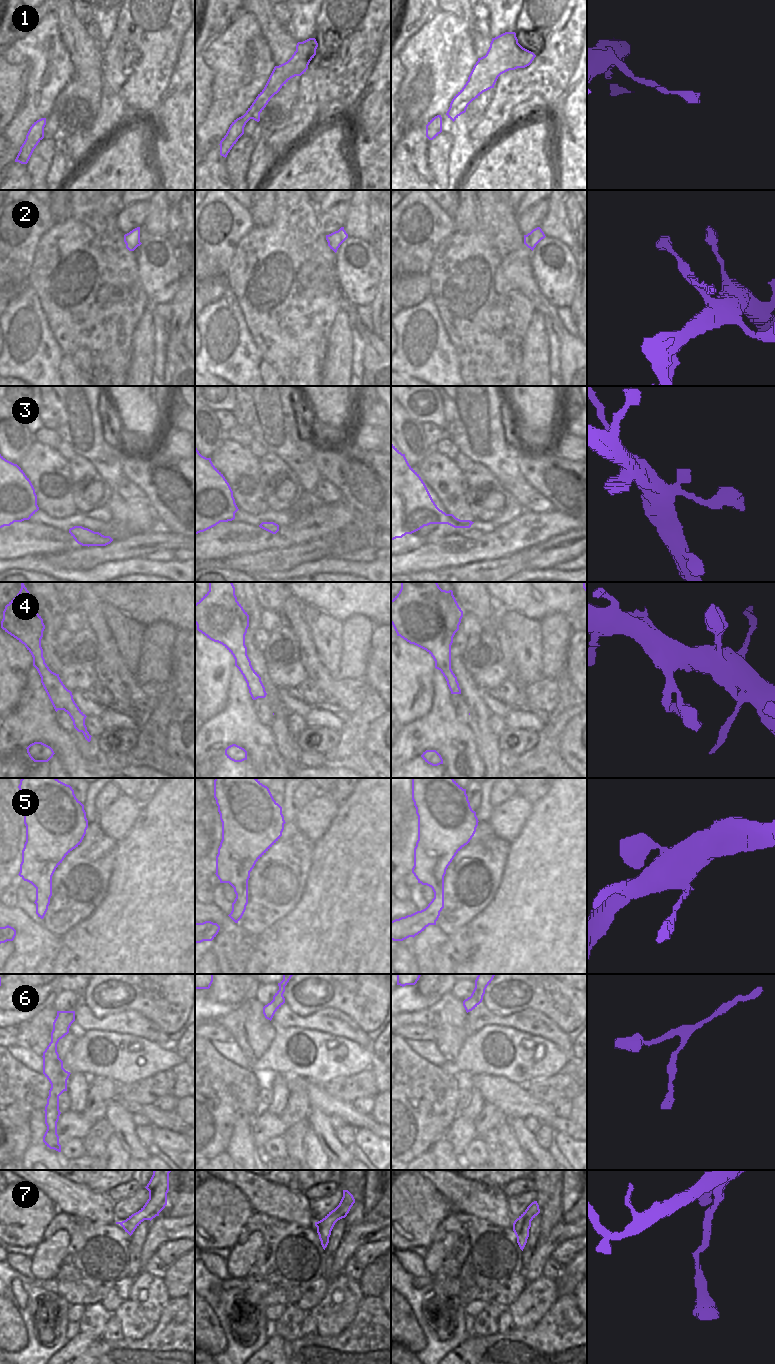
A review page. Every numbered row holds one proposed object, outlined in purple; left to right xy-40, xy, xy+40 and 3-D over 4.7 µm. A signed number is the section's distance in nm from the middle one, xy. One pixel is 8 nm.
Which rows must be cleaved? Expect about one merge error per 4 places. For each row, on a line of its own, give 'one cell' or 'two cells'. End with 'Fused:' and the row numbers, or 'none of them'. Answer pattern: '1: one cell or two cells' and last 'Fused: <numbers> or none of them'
1: one cell
2: two cells
3: one cell
4: one cell
5: two cells
6: one cell
7: one cell
Fused: 2, 5

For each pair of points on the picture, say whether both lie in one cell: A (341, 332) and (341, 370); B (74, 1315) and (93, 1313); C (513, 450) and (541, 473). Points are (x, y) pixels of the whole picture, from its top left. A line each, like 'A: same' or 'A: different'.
A: same
B: different
C: same

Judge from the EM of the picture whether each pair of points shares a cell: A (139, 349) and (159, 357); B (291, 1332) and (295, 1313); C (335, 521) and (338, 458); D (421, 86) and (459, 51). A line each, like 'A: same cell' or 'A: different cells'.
A: different cells
B: same cell
C: different cells
D: different cells

